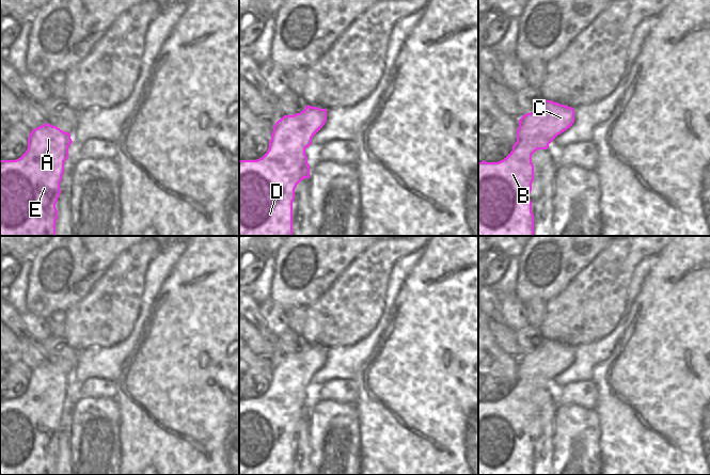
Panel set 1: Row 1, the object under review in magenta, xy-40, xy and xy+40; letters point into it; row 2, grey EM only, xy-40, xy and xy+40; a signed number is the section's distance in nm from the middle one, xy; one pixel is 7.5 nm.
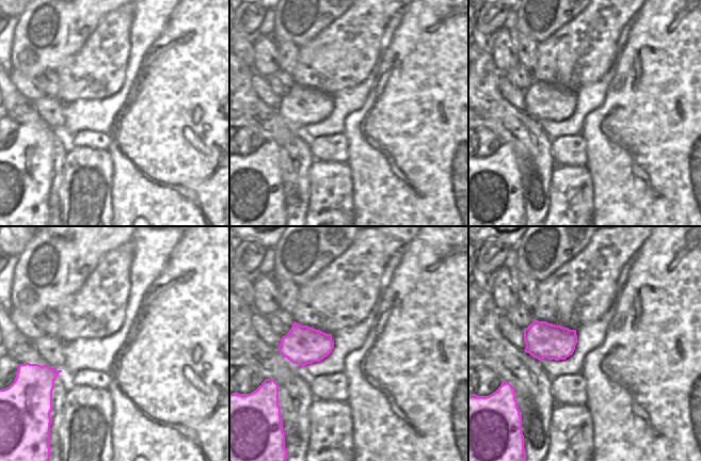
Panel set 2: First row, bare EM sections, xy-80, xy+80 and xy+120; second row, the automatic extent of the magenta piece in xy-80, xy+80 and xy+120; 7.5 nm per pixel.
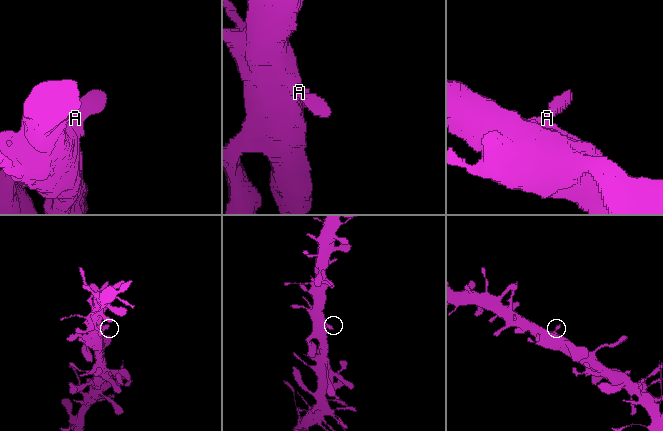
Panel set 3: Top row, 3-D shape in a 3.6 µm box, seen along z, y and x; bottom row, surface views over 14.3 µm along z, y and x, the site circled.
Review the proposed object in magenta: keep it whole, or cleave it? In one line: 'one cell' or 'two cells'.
one cell

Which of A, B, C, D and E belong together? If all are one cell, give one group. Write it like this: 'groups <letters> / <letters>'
groups A B C D E

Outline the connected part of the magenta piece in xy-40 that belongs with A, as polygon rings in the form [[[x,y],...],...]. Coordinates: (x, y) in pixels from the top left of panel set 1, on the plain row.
[[[46,362],[31,370],[28,387],[20,397],[0,399],[0,475],[56,475],[56,443],[61,432],[64,400],[68,397],[68,385],[72,382],[69,371]]]

